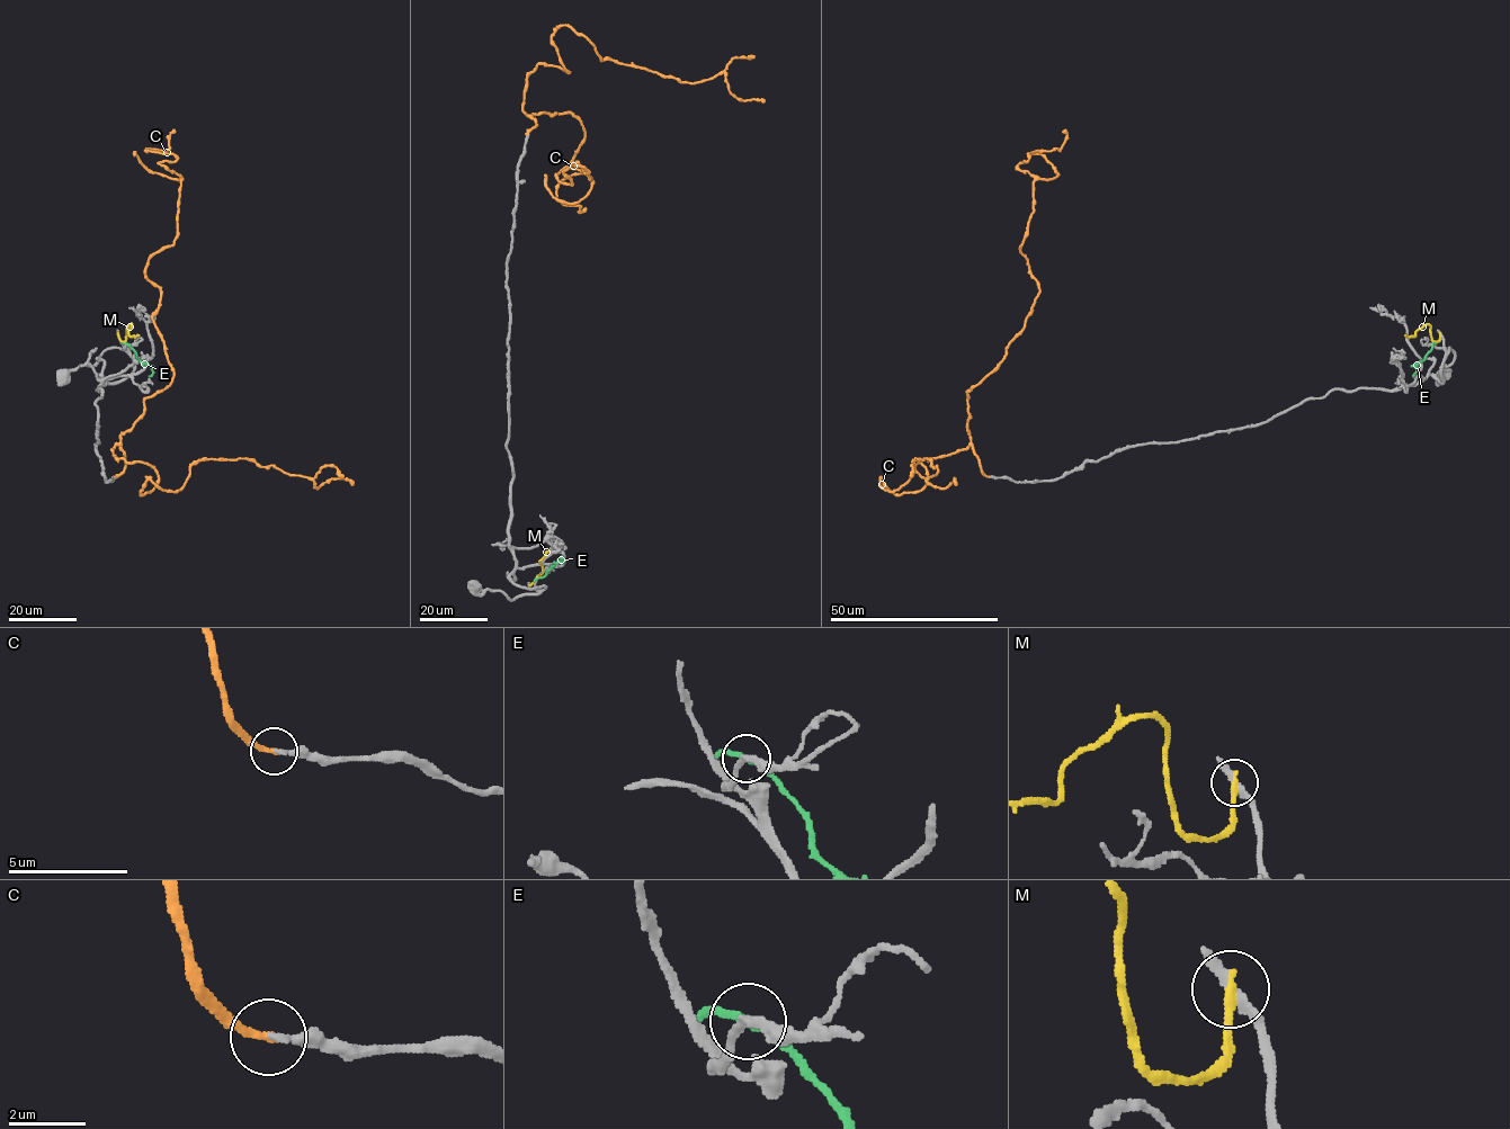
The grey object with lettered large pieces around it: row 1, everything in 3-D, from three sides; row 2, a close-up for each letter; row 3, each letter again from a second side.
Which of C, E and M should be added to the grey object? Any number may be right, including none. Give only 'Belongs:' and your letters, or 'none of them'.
Belongs: none of them

